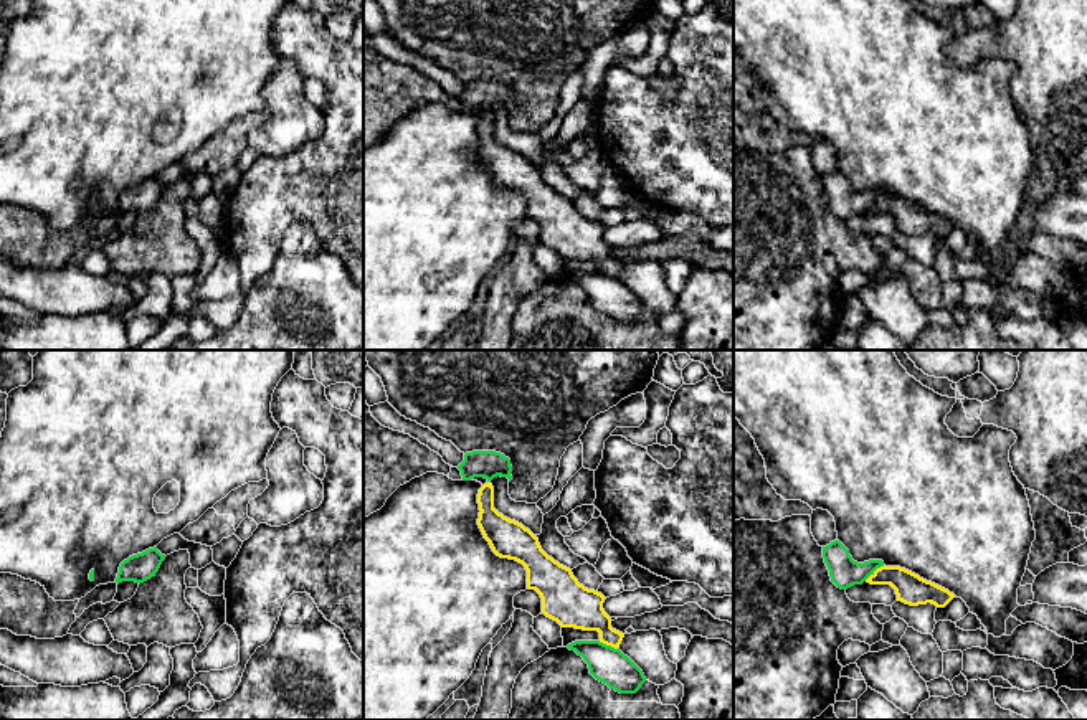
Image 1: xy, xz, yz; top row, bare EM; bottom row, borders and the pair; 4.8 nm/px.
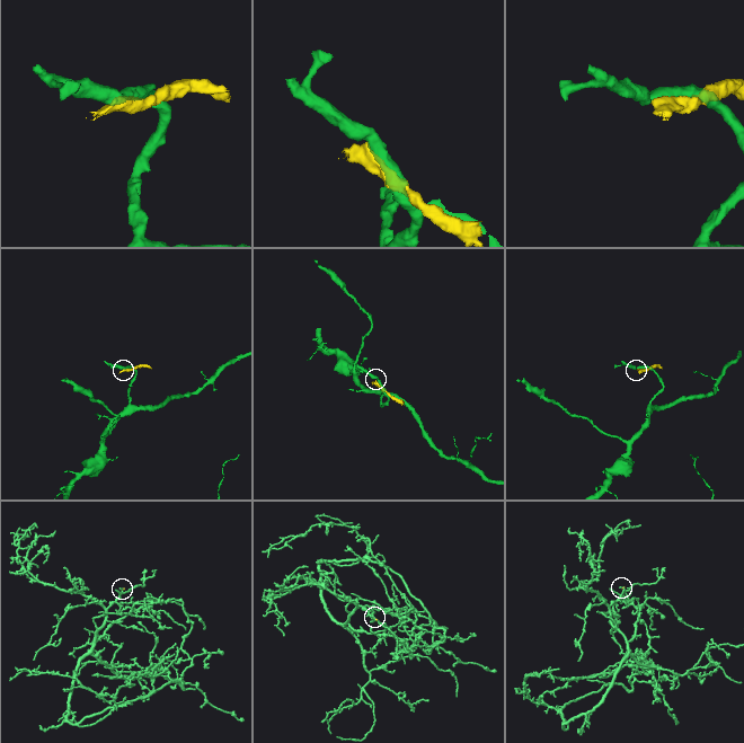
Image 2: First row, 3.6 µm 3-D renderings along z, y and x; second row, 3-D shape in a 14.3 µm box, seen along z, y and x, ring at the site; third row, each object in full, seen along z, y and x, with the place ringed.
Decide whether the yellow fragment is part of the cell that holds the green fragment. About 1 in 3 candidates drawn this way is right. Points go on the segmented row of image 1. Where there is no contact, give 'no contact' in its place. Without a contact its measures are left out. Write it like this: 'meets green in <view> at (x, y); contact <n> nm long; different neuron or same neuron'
meets green in yz at (874, 570); contact 130 nm long; different neuron

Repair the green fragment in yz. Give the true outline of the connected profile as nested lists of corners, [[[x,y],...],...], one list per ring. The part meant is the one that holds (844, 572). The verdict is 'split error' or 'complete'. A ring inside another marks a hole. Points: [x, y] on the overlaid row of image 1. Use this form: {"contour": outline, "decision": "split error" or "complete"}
{"contour": [[[839,540],[823,547],[823,558],[831,581],[841,590],[862,585],[877,568],[884,566],[882,560],[854,561],[849,550]]], "decision": "complete"}

